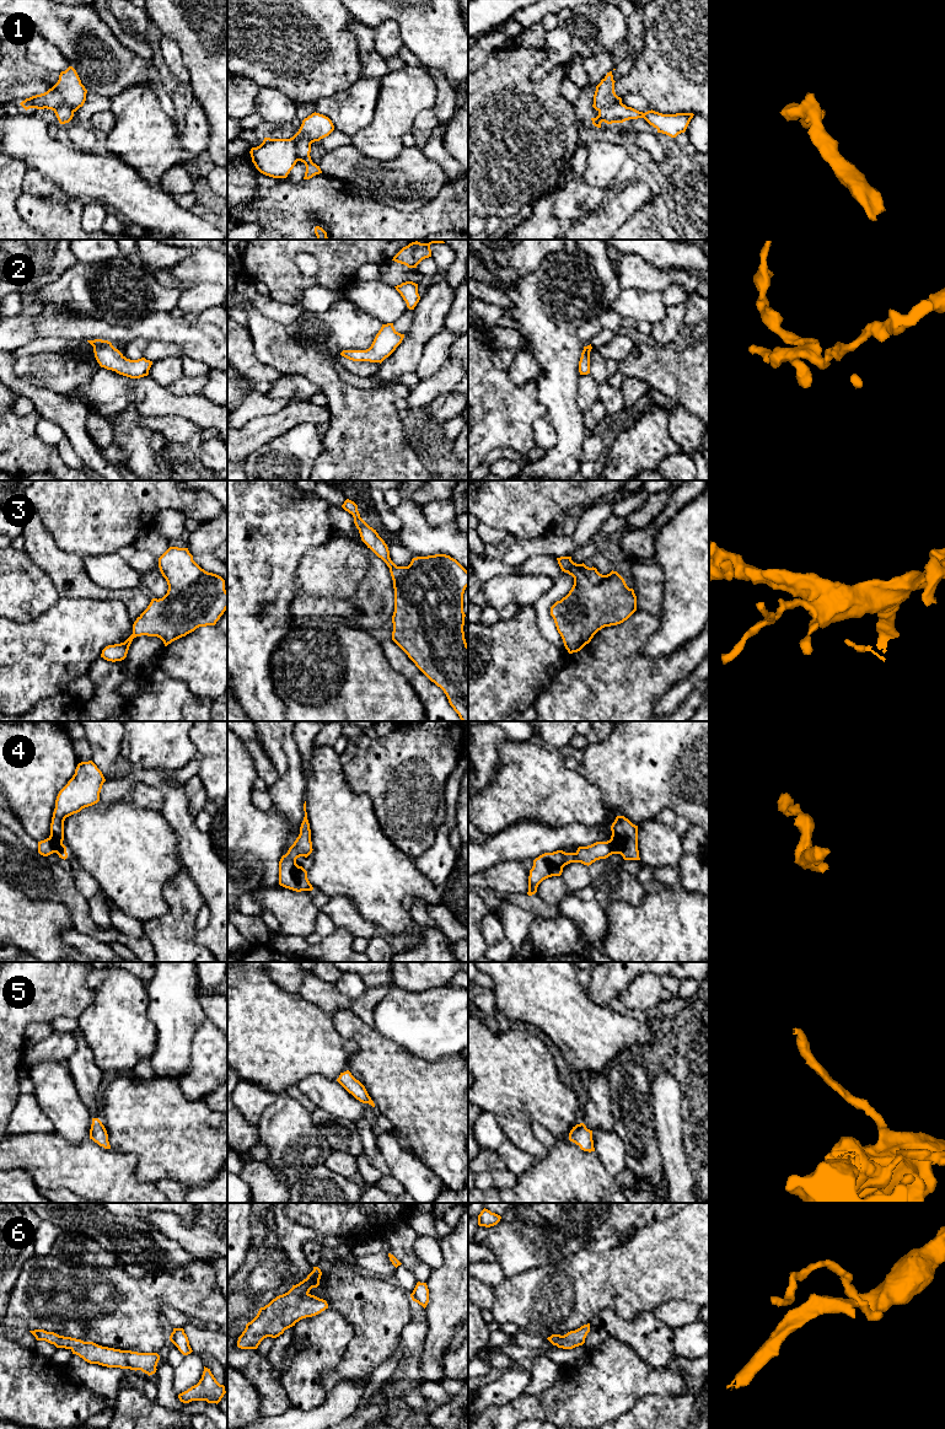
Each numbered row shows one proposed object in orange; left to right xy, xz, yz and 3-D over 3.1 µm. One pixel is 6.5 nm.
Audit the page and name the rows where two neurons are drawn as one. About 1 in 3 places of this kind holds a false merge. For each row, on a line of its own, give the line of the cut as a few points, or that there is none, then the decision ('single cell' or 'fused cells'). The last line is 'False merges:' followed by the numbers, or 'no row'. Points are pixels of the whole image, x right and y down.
1: cut in xz along (309, 138), (302, 138), (298, 143), (296, 160); fused cells
2: no cut; single cell
3: no cut; single cell
4: no cut; single cell
5: no cut; single cell
6: no cut; single cell
False merges: 1

